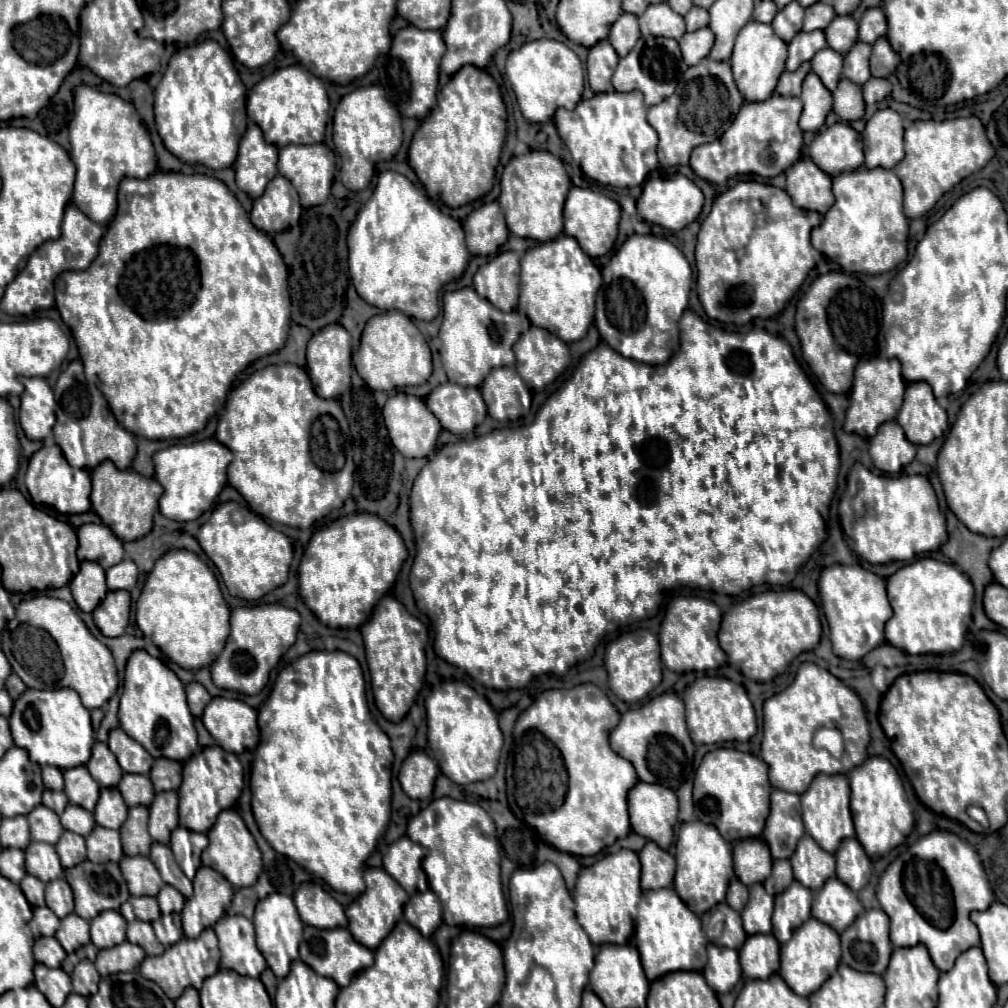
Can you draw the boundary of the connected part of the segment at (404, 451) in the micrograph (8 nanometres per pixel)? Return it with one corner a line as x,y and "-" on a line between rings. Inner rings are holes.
398,392
398,394
390,396
388,402
384,404
382,416
384,416
384,424
388,428
388,436
390,436
392,444
402,456
406,456
406,458
426,458
436,448
436,438
438,438
442,426
440,426
438,418
434,418
434,414
430,414
424,400

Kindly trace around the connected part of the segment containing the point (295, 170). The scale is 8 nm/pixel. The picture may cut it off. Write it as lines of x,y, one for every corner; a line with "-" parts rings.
288,144
288,146
280,148
278,172
292,182
302,208
318,206
322,202
326,202
326,198
330,194
330,186
332,186
332,180
334,180
334,152
326,144
312,144
312,146

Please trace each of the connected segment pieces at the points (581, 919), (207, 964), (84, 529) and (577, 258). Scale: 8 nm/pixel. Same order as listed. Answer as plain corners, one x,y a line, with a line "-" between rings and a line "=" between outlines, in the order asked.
620,850
598,860
594,866
582,868
574,888
574,914
578,924
586,930
592,944
626,944
634,934
634,914
640,902
640,860
632,850
=
206,928
194,940
184,938
180,942
172,944
162,956
146,956
144,962
142,962
142,966
140,966
140,974
144,978
150,978
152,982
158,982
158,986
162,986
162,990
166,992
166,996
172,998
172,1000
176,1000
190,986
190,982
192,982
192,986
196,990
200,990
202,982
218,970
218,962
220,962
218,938
216,938
216,934
214,934
212,928
=
84,524
78,528
78,560
98,562
104,570
124,558
122,540
108,526
=
560,236
552,242
544,242
538,244
536,248
528,250
522,260
520,260
520,304
518,310
524,312
530,322
534,326
546,328
550,330
554,336
558,336
564,342
574,342
586,336
588,326
594,320
594,300
596,300
596,292
602,286
602,276
598,266
594,264
594,260
582,252
582,248
578,246
578,242
570,236

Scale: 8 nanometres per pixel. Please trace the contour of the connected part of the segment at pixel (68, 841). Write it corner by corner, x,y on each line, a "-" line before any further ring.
64,832
60,842
56,844
56,850
58,850
58,856
60,856
62,868
70,868
70,866
76,866
78,862
86,860
84,838
74,834
74,832

